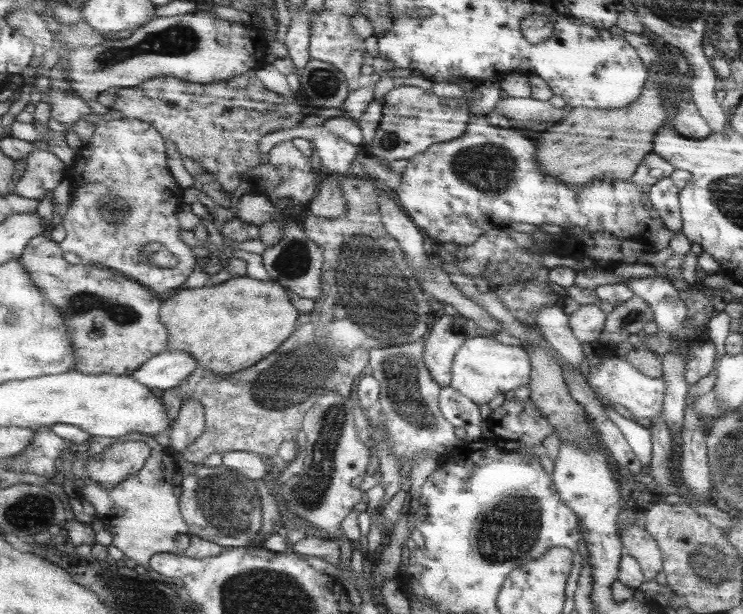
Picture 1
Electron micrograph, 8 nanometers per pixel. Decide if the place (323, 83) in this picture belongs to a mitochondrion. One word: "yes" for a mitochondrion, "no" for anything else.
yes

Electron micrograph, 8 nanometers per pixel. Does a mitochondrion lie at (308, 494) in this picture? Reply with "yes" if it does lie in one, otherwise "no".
yes

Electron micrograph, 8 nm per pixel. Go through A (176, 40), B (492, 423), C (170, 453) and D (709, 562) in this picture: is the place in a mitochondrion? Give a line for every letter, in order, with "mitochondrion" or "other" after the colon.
A: mitochondrion
B: other
C: other
D: mitochondrion

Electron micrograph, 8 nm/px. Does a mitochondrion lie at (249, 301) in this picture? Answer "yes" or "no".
no

